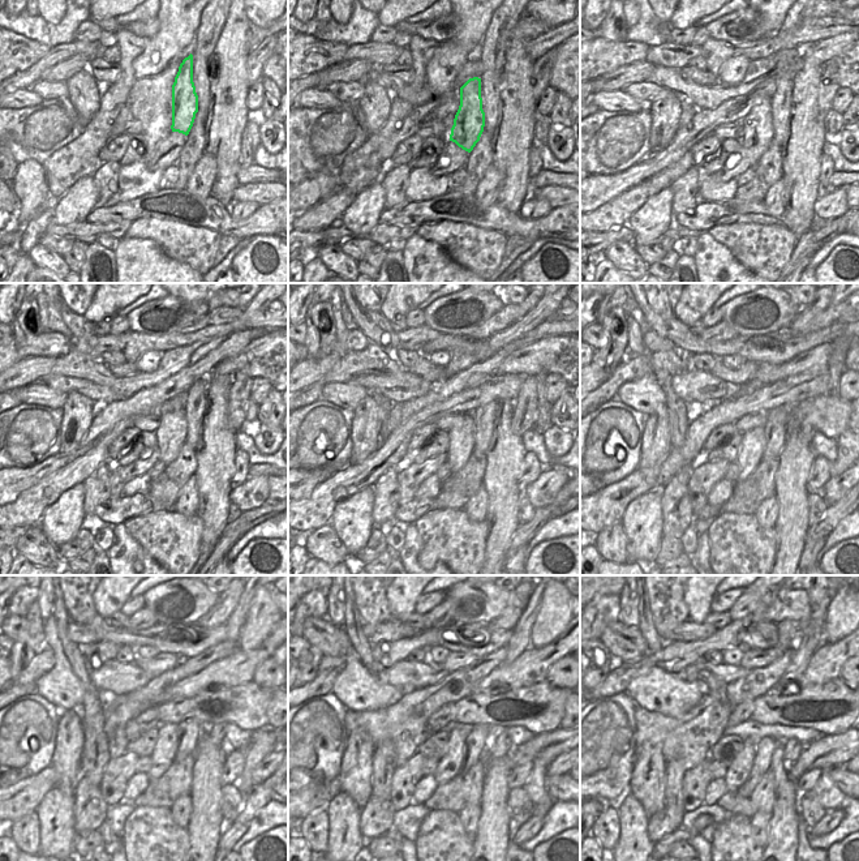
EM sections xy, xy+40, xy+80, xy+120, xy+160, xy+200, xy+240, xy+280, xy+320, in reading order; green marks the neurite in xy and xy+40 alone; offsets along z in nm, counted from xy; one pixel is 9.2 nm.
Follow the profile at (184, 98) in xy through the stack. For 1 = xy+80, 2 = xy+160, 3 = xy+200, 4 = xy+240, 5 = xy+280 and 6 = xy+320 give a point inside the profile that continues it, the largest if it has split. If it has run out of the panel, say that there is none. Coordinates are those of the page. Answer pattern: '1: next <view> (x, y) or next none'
1: next xy+80 (756, 135)
2: next xy+160 (462, 437)
3: next xy+200 (750, 455)
4: next xy+240 (163, 755)
5: next xy+280 (450, 765)
6: next xy+320 (738, 771)

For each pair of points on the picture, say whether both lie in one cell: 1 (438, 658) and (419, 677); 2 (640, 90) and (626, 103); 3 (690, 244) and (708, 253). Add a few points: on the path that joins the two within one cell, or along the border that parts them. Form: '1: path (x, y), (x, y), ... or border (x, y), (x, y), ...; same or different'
1: border (429, 659), (438, 664); different
2: border (622, 89), (647, 105); different
3: border (696, 239), (698, 247), (692, 256); different

